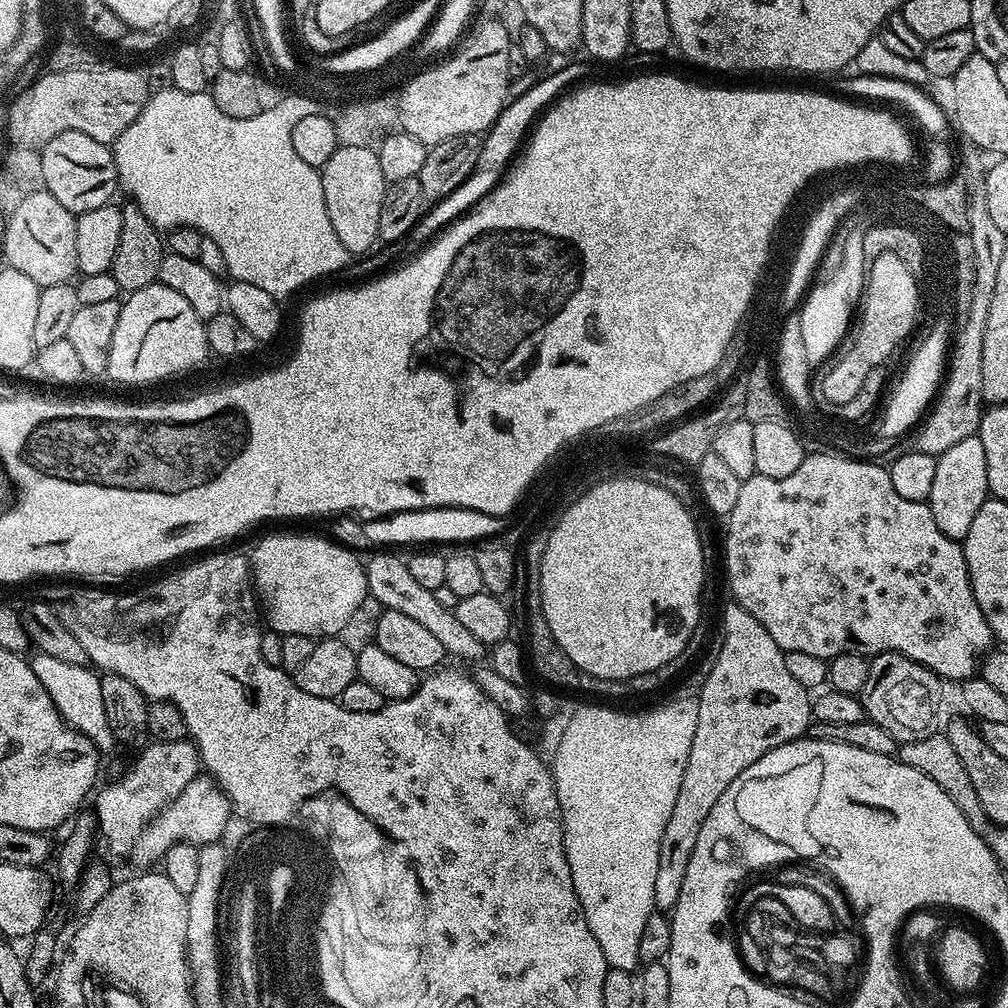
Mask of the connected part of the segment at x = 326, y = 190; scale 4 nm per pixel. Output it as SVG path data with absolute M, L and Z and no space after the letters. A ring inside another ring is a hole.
M363 143L343 144L330 154L330 162L319 169L322 178L322 194L326 198L326 214L330 214L330 226L334 226L334 234L338 234L338 242L349 254L368 252L372 243L378 240L378 214L382 214L382 198L386 181L382 178L382 166L378 166L378 158L370 147L363 148Z

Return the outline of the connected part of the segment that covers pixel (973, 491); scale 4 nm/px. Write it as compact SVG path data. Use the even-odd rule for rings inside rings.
M979 435L963 438L962 442L955 443L950 450L938 457L934 470L934 486L926 502L942 534L946 534L952 540L963 541L974 523L974 514L978 514L978 506L982 506L982 502L989 499L989 496L986 450Z

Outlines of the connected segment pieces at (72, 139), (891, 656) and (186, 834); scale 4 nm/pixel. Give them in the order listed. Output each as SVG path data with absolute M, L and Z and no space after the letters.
M58 134L58 138L50 138L50 142L39 149L38 156L38 176L40 180L44 179L43 187L73 214L94 210L109 203L113 199L112 195L118 192L116 160L112 156L112 148L102 142L94 142L90 134Z
M883 652L868 661L870 675L866 686L860 691L864 703L864 714L872 723L882 726L900 744L914 742L929 735L940 712L940 677L926 666L914 662L897 652Z
M207 775L195 776L190 784L161 810L156 819L140 833L138 849L144 860L159 861L175 844L213 844L228 828L228 819L234 813L222 789Z

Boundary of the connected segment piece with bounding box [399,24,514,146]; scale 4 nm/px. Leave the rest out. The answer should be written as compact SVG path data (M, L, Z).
M484 24L467 43L466 50L459 51L456 59L445 64L444 68L437 69L436 72L421 76L408 88L408 92L404 95L399 127L406 134L414 134L418 142L429 146L446 142L446 138L454 138L458 134L487 132L508 100L507 86L510 79L508 67L510 66L510 46L513 42L513 37L500 28L499 24Z

